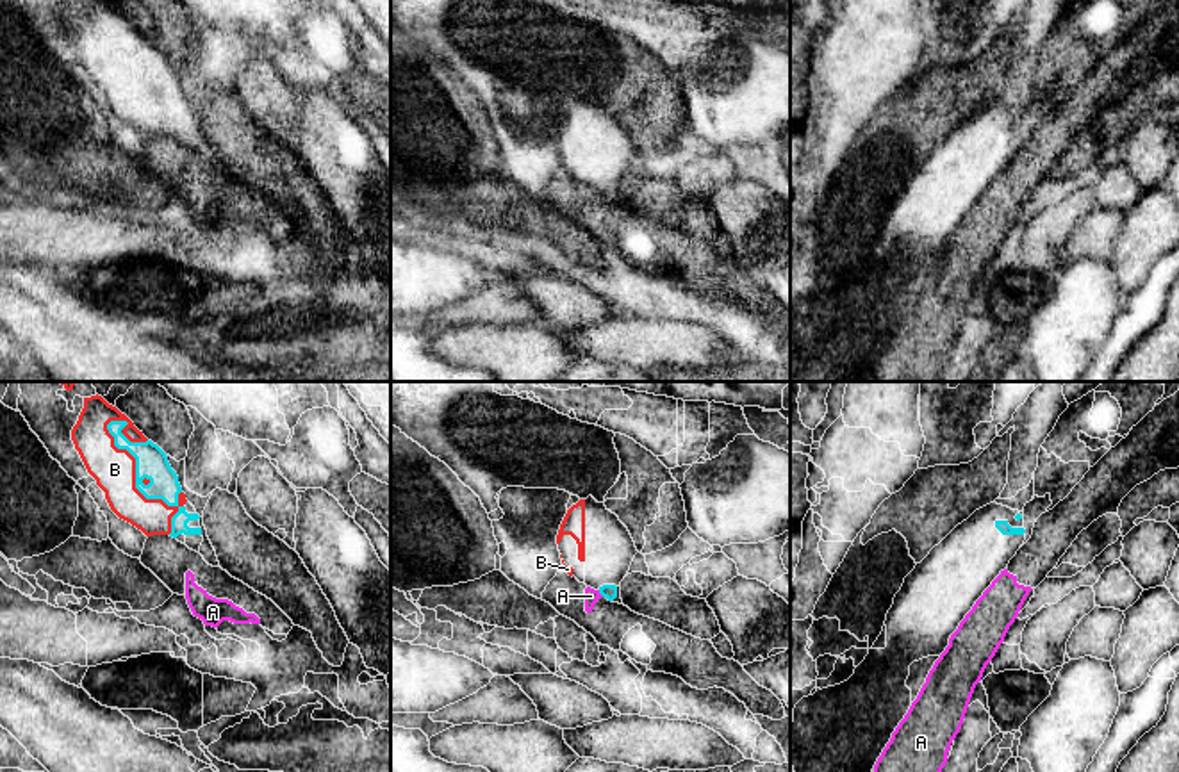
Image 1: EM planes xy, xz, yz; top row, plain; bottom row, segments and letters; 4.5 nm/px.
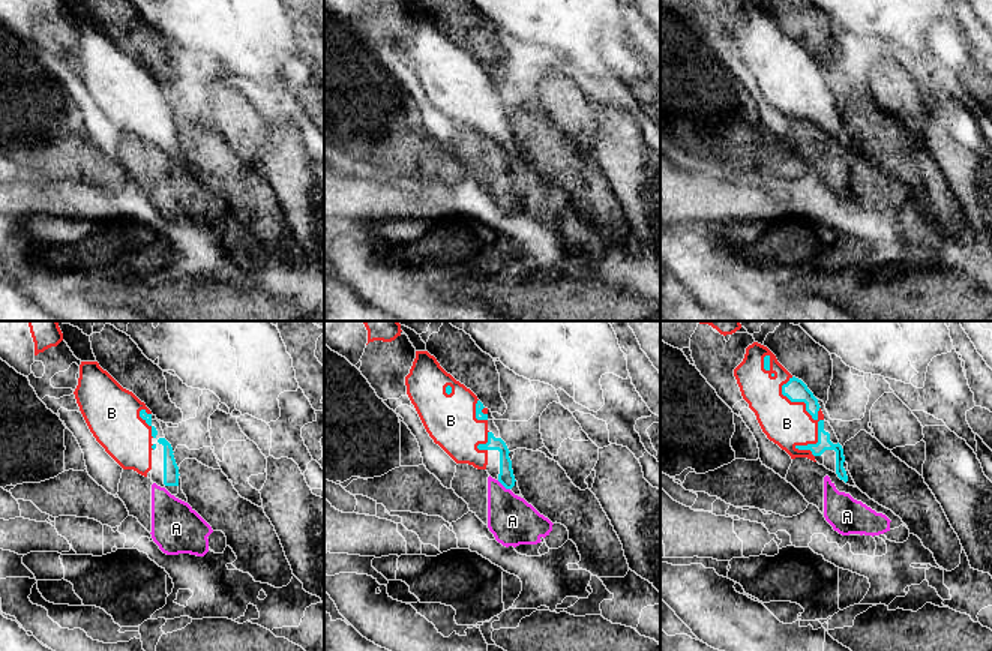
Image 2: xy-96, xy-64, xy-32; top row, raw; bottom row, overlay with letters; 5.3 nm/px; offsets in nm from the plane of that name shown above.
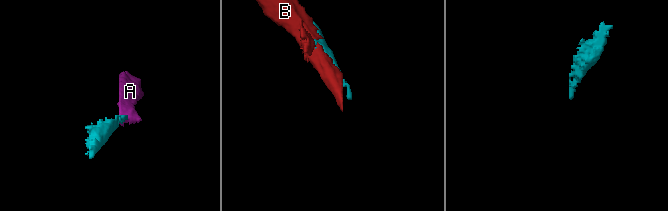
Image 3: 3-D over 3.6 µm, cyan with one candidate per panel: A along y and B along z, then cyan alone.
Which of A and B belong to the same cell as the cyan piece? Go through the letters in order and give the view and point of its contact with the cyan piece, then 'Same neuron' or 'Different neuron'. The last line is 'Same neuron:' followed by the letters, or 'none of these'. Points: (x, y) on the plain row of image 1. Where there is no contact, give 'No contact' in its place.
A: Touches cyan at xz (601, 195). Different neuron
B: Touches cyan at xy (136, 84). Same neuron
Same neuron: B

